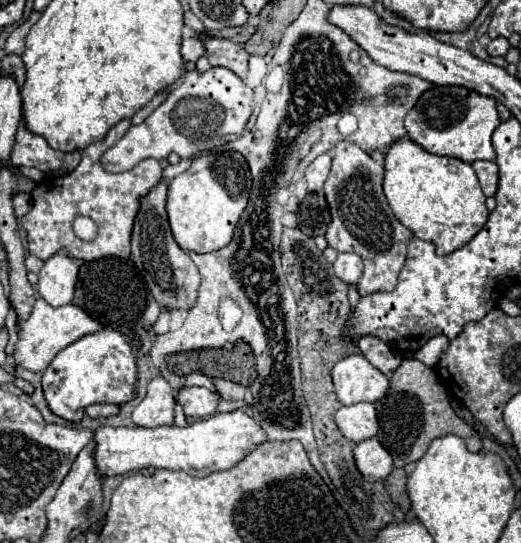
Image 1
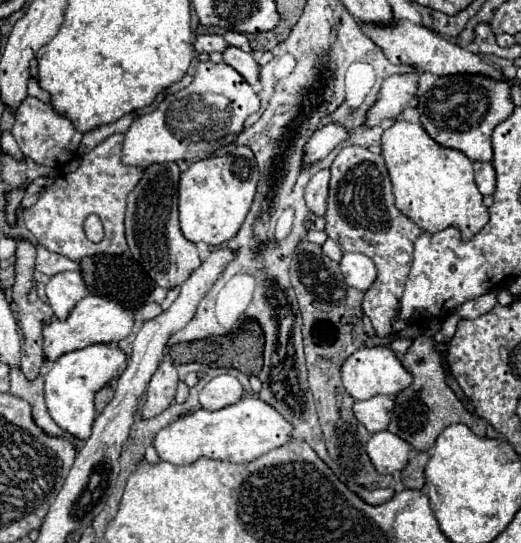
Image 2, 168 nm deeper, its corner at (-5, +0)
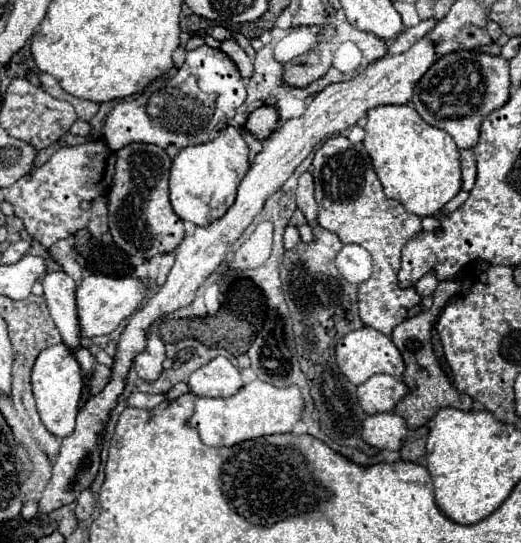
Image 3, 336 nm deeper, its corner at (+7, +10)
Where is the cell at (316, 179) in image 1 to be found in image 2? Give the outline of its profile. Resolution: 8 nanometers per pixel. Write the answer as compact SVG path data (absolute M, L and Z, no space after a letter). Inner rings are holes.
M320 170L318 174L312 176L312 180L306 186L306 206L316 216L324 216L326 214L328 182L330 182L330 172L328 170Z

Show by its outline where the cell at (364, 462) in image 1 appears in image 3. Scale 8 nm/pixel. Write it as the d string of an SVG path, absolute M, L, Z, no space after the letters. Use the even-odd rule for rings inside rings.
M390 412L368 416L362 428L364 442L376 450L400 450L406 434L406 422Z

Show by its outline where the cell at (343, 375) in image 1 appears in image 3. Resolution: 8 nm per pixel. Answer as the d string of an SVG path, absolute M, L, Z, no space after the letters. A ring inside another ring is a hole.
M360 328L354 330L352 334L346 334L338 344L336 344L336 362L340 372L352 382L352 384L364 384L368 378L374 374L390 374L390 376L402 376L404 372L404 362L396 346L392 344L390 336L380 334L378 330L372 328Z

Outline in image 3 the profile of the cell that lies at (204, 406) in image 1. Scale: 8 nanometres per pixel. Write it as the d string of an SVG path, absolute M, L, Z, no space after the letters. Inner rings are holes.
M218 356L212 362L198 368L188 380L190 392L194 396L232 396L242 388L242 378L236 366L228 358Z

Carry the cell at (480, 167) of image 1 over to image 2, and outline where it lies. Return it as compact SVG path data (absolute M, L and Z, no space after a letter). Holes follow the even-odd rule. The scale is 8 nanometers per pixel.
M474 162L474 182L478 186L478 190L486 196L492 194L496 188L496 172L494 166L490 162Z

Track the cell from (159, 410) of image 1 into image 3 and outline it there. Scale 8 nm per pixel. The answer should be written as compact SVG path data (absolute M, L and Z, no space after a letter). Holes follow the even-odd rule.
M148 334L148 346L146 350L136 356L134 360L134 368L138 372L138 376L146 382L154 382L160 378L162 374L162 362L166 359L166 346L158 334Z

